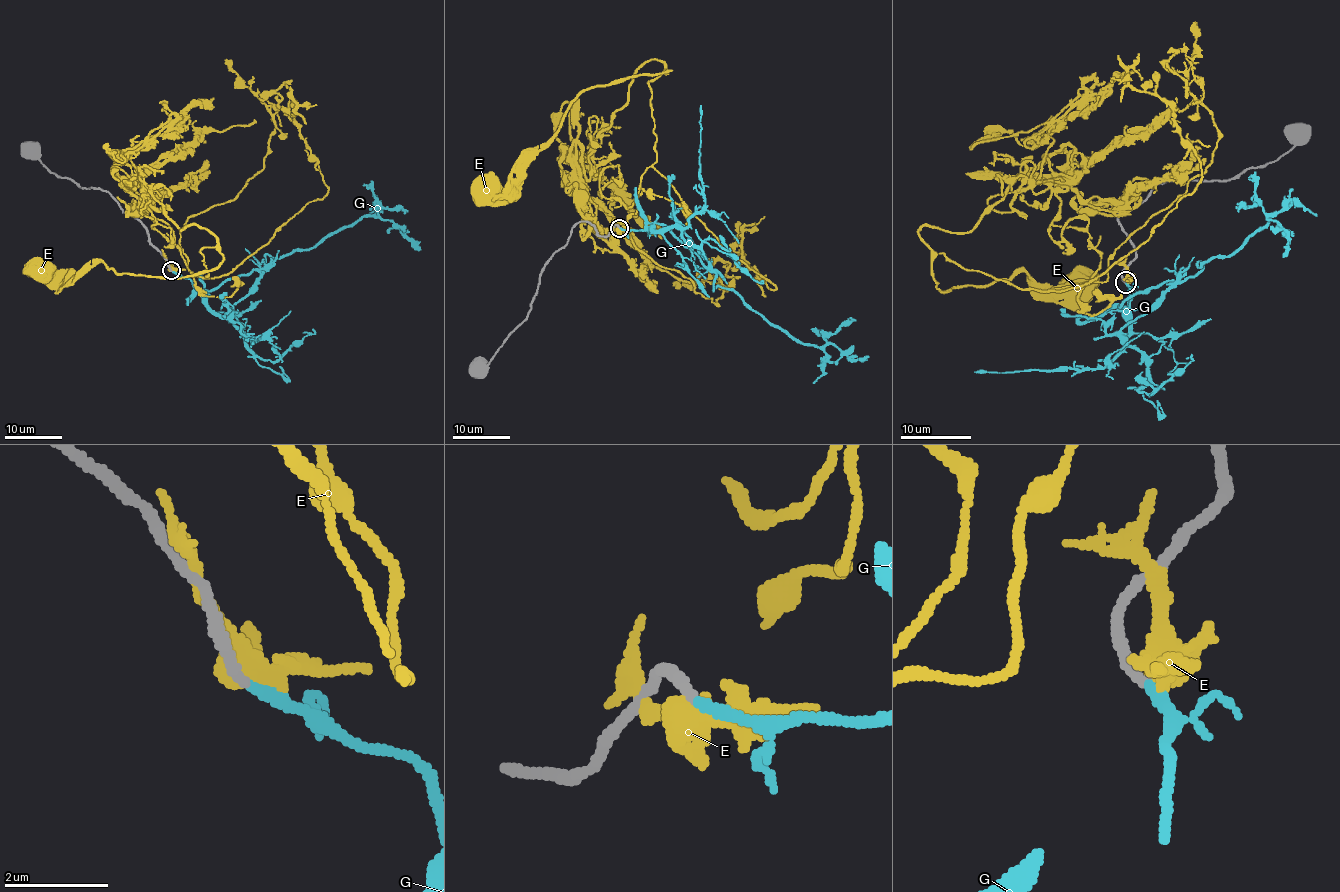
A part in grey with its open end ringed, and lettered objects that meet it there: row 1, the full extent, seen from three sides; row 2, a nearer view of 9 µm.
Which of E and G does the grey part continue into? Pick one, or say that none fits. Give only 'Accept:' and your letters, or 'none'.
Accept: G

